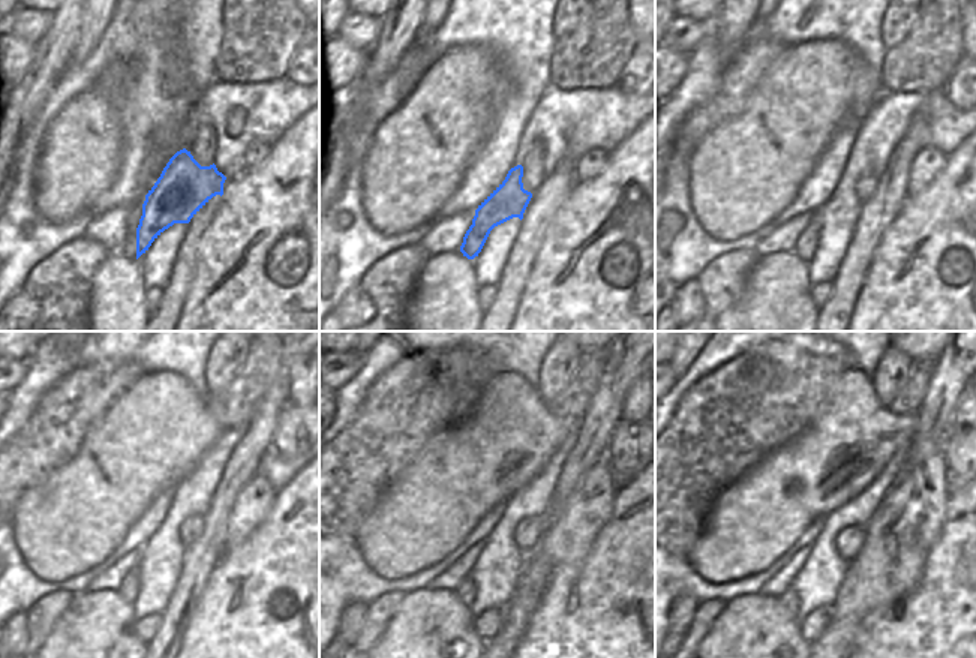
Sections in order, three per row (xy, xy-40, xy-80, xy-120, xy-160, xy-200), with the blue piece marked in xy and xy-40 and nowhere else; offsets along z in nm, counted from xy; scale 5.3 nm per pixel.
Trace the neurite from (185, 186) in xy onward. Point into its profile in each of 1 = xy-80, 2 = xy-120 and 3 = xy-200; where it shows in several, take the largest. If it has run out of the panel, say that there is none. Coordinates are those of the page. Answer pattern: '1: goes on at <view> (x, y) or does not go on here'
1: goes on at xy-80 (805, 246)
2: goes on at xy-120 (129, 588)
3: goes on at xy-200 (789, 600)

